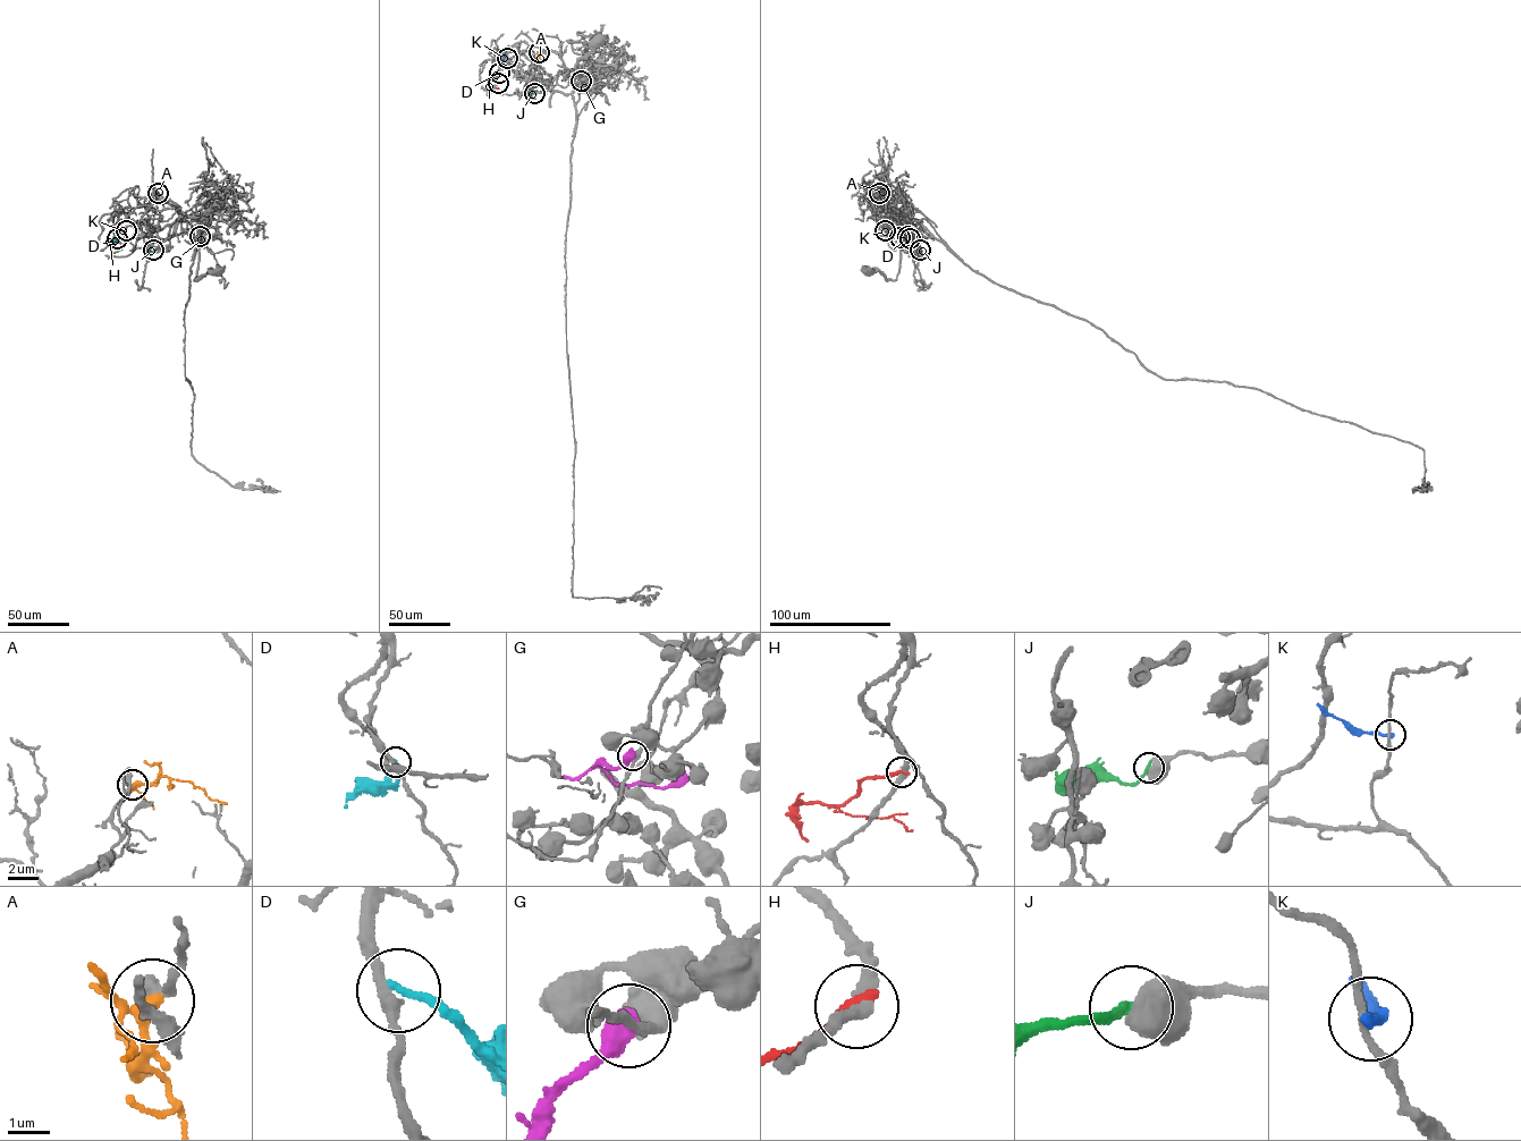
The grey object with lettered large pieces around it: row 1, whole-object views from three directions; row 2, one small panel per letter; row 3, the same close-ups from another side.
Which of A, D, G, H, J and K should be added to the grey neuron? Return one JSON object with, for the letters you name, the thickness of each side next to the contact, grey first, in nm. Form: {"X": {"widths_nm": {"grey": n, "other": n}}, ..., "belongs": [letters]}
{"J": {"widths_nm": {"grey": 750, "other": 260}}, "belongs": ["J"]}

